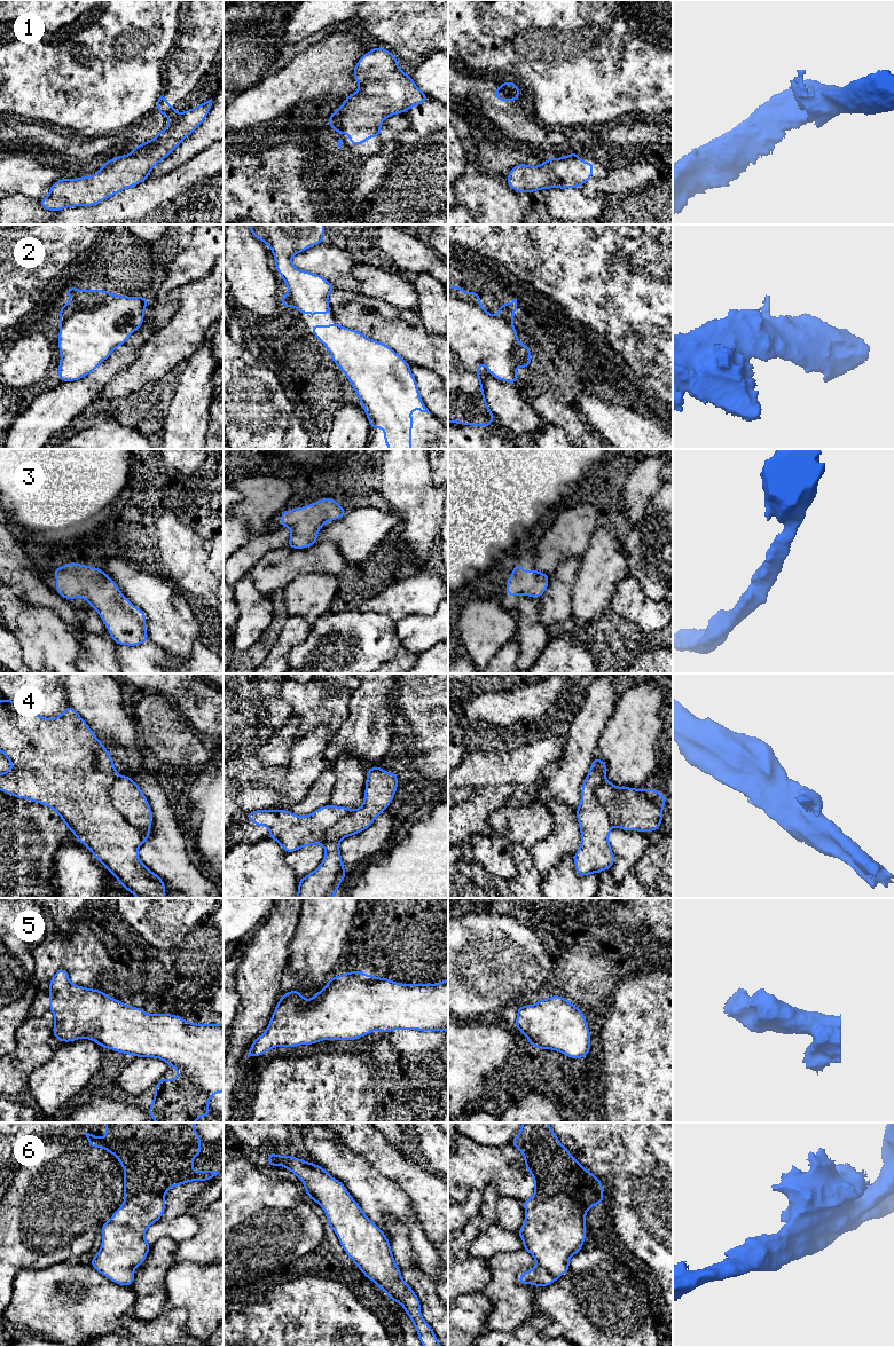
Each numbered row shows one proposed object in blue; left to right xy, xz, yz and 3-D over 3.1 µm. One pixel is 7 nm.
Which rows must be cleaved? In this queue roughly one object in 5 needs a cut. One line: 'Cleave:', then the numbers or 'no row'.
Cleave: 4

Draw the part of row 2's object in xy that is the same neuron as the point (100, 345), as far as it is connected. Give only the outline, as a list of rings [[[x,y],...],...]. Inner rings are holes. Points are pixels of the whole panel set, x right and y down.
[[[71,285],[65,291],[71,300],[60,308],[60,333],[57,338],[57,344],[60,346],[58,352],[61,354],[61,361],[57,368],[58,378],[61,379],[62,383],[76,381],[93,372],[103,361],[105,361],[110,356],[115,348],[120,347],[124,342],[127,341],[132,332],[138,331],[138,329],[143,323],[144,309],[148,306],[148,297],[125,297],[110,293],[105,290],[77,290],[73,285]]]

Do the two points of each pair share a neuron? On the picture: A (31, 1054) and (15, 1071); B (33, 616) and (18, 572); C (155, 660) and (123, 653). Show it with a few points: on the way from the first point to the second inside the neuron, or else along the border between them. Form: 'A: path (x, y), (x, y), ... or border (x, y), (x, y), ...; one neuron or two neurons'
A: path (26, 1058), (18, 1066); one neuron
B: border (12, 584), (20, 588), (26, 601), (54, 613); two neurons
C: path (147, 660), (134, 660), (131, 658); one neuron

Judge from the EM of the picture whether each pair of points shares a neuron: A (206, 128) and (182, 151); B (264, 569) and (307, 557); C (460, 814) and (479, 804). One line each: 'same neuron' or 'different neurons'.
A: same neuron
B: same neuron
C: same neuron

